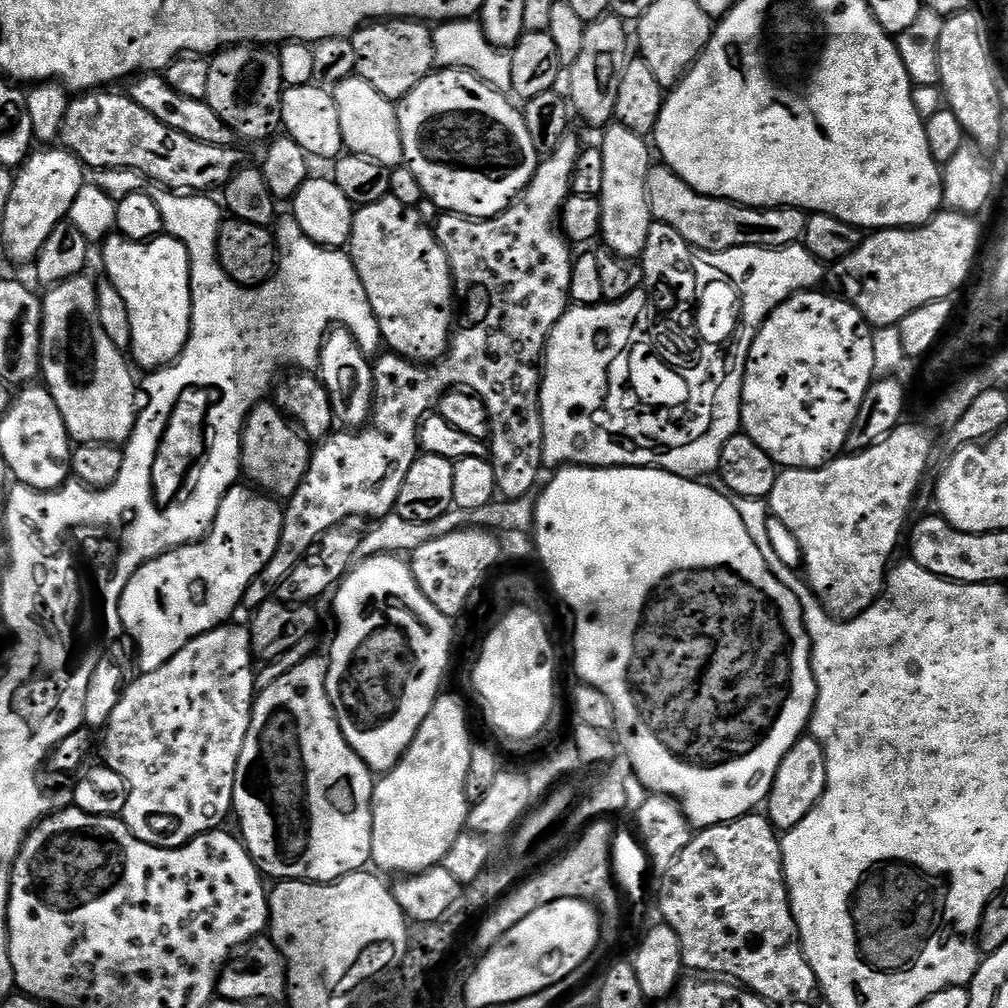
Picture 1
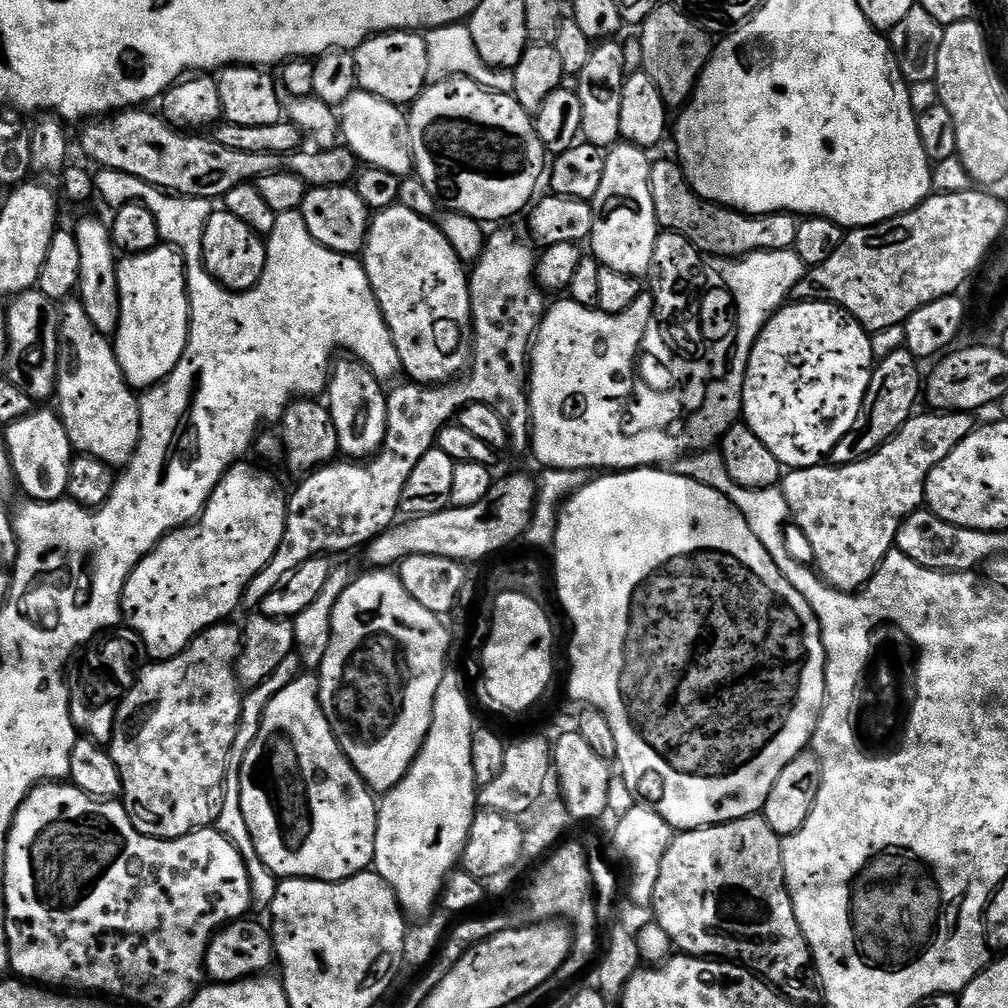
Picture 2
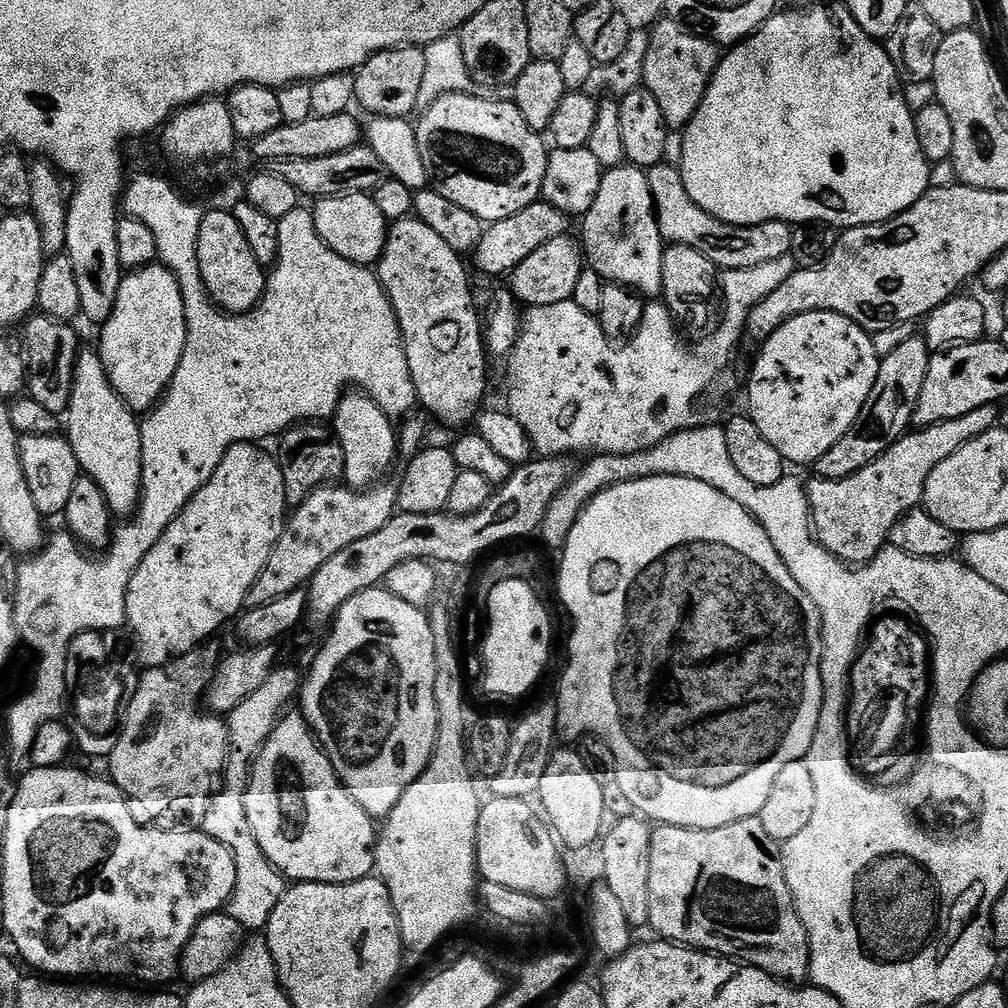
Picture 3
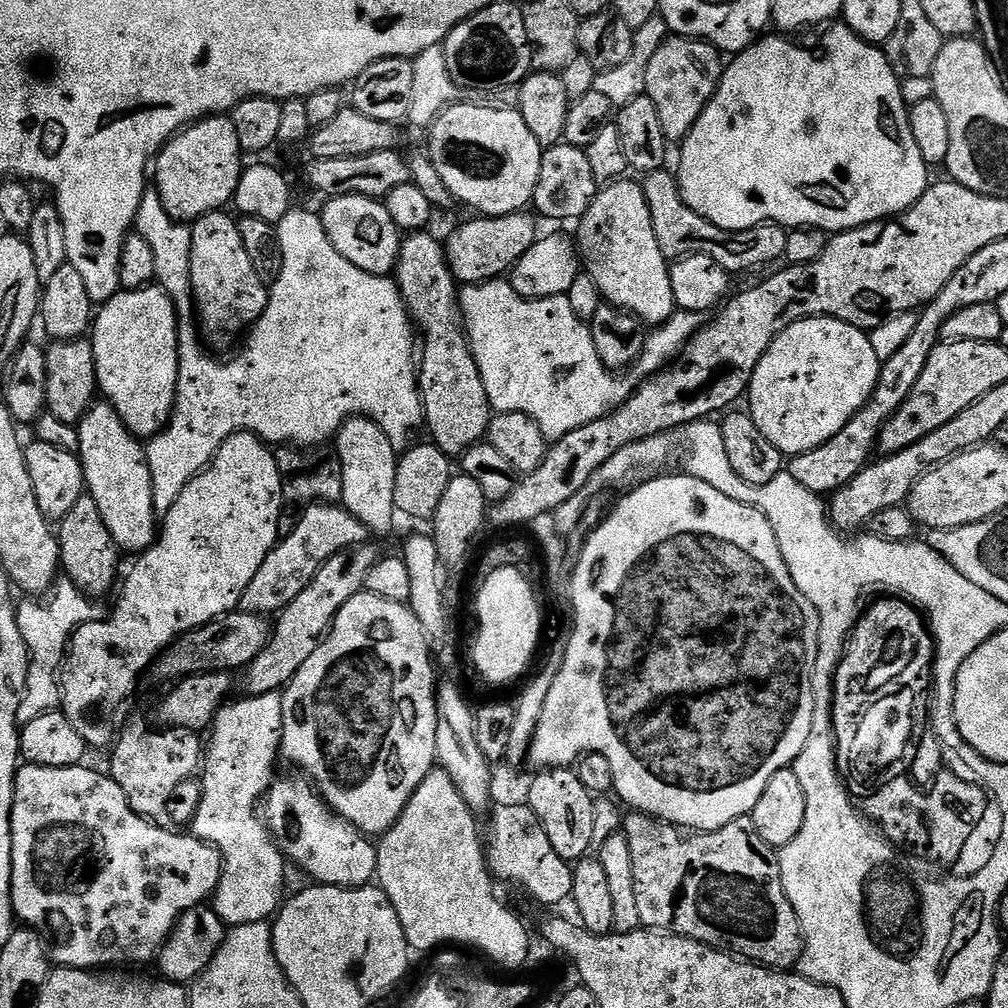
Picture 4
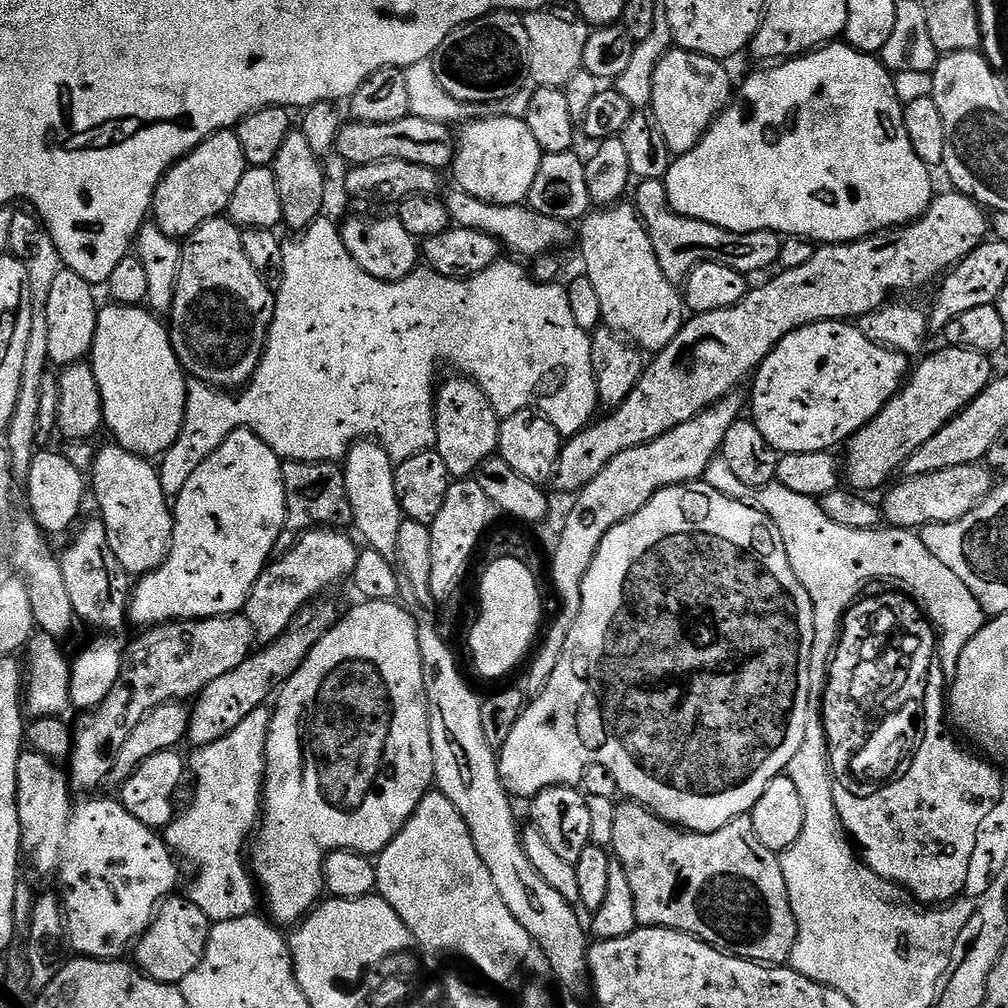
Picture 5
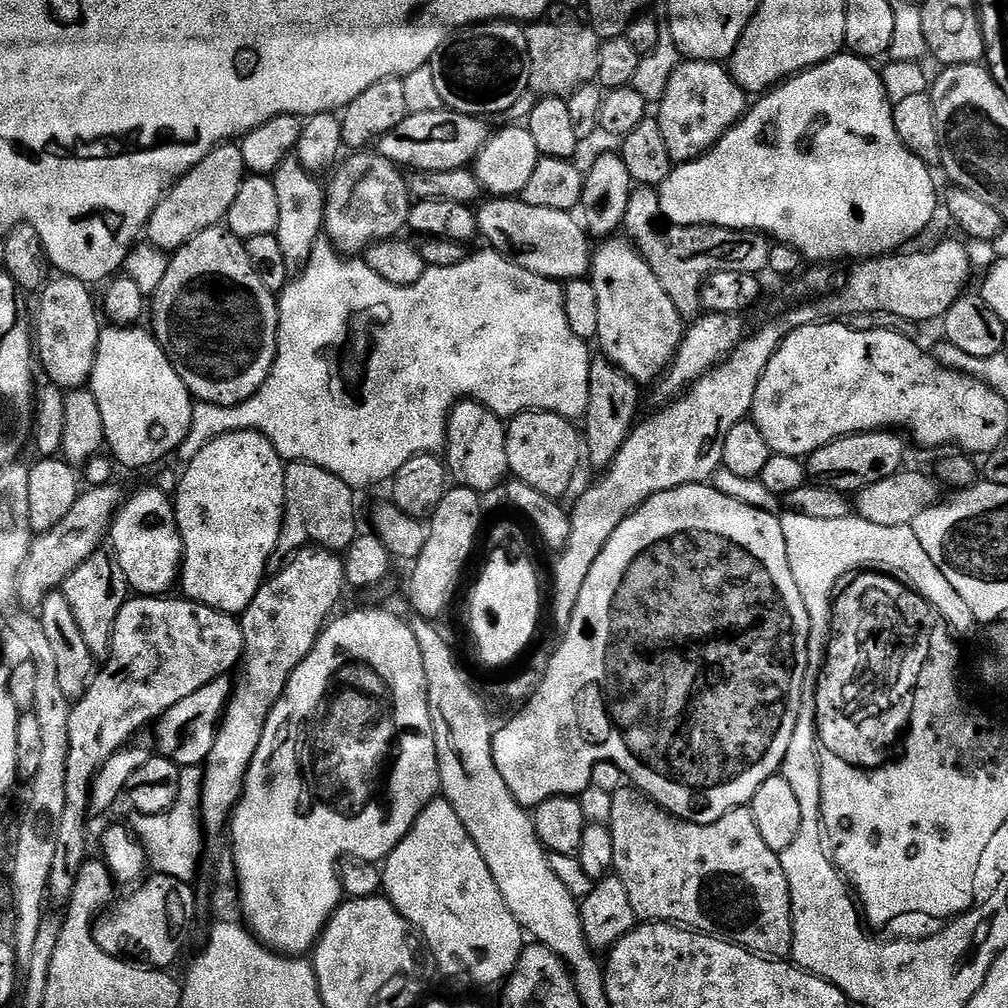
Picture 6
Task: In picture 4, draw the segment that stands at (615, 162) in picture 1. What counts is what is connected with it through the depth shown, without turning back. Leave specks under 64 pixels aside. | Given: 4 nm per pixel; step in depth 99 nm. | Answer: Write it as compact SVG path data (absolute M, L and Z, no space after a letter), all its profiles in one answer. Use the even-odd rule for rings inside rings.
M621 178L597 191L590 210L586 210L586 214L578 222L577 228L580 229L574 232L574 239L578 245L583 271L590 278L594 278L594 286L598 286L601 297L616 308L621 308L623 312L637 316L645 325L659 326L665 324L678 311L670 264L658 246L644 189L637 181L635 184L628 179Z

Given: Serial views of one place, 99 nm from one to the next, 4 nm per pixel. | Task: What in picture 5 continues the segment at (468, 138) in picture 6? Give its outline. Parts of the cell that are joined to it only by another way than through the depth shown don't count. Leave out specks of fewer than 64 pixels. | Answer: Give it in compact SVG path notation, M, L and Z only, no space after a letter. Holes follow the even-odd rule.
M411 114L406 118L398 118L398 122L373 124L348 122L340 129L334 152L335 155L340 155L348 166L383 160L401 160L418 162L418 166L444 170L456 159L456 136L447 124L430 122L427 118L418 118Z

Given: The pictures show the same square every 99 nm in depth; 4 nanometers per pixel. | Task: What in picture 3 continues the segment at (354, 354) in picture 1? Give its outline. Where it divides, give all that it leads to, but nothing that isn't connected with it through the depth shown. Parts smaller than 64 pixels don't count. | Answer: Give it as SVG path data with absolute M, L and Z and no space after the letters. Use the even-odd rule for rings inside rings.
M348 390L341 395L334 417L334 431L340 440L342 454L346 454L344 480L347 487L363 490L381 483L387 477L384 475L388 467L398 460L398 432L393 417L387 416L367 392Z

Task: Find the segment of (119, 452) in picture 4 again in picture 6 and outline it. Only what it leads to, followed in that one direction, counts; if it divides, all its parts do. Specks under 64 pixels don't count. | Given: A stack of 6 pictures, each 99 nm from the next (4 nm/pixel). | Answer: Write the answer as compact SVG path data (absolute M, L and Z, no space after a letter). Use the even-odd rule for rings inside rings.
M144 488L132 497L125 499L120 505L116 519L110 529L111 551L116 557L118 566L122 566L122 574L126 574L128 587L133 593L140 596L163 597L173 587L177 587L180 579L180 570L184 562L184 543L178 530L176 509L173 501L160 488Z

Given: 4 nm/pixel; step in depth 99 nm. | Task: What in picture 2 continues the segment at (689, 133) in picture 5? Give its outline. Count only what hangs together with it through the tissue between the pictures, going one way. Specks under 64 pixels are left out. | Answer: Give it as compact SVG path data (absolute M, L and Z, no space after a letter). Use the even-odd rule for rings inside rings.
M672 2L661 3L645 18L644 23L639 25L638 37L644 59L643 72L650 74L650 79L658 85L662 102L666 102L669 109L683 109L692 99L692 92L700 80L702 70L712 56L713 37Z

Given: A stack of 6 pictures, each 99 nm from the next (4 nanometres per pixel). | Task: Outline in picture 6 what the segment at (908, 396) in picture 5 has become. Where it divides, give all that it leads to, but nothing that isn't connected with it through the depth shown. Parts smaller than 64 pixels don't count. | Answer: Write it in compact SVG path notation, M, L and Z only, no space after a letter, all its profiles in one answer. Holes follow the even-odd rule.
M881 430L856 432L853 436L832 440L806 457L808 480L845 494L855 494L866 486L874 486L874 482L882 482L882 478L890 478L905 467L903 439L905 437L899 431Z

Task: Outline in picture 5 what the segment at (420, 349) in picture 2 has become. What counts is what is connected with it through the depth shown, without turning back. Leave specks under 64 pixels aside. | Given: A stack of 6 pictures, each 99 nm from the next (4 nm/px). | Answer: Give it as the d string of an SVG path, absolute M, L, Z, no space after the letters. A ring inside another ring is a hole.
M471 378L448 380L439 385L436 393L436 446L434 451L442 454L442 462L446 462L446 470L452 478L472 478L482 466L482 462L493 459L498 452L498 434L501 417L497 416L490 398L477 386Z

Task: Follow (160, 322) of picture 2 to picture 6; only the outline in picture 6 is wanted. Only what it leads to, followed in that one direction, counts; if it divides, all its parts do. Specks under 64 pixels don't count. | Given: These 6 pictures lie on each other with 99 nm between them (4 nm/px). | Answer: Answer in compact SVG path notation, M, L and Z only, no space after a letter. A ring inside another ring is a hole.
M108 326L101 331L90 387L94 398L98 398L98 410L102 410L107 451L121 469L148 468L166 459L171 452L173 455L179 449L190 430L194 397L147 327Z

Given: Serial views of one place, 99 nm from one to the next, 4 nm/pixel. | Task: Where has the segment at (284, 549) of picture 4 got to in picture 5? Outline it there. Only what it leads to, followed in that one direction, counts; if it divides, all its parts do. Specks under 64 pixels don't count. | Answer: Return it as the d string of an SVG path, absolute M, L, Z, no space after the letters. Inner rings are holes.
M330 528L301 532L296 545L285 556L275 557L265 567L250 590L250 598L244 603L242 613L261 641L276 640L296 621L296 615L303 608L323 597L327 588L343 580L345 583L351 577L354 566L358 566L361 549L356 548L357 541L352 541L348 534L347 531Z

